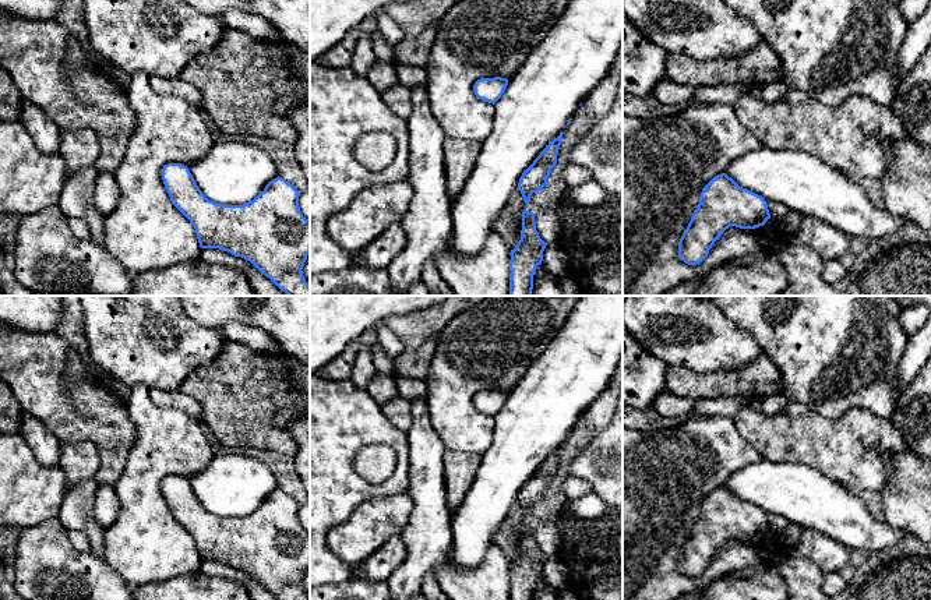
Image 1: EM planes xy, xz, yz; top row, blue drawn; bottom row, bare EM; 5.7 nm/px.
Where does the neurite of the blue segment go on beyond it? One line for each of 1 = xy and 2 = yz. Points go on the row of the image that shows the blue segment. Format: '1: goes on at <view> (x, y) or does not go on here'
1: does not go on here
2: does not go on here

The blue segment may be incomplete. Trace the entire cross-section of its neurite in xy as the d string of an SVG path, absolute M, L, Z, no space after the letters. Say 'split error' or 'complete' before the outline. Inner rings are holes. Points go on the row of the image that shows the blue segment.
complete; M165 165L162 180L172 204L194 226L201 248L219 248L250 261L288 296L310 296L310 285L301 272L310 254L310 220L300 212L300 193L293 184L276 177L253 201L223 205L202 194L184 165Z

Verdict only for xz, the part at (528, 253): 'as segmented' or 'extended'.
as segmented

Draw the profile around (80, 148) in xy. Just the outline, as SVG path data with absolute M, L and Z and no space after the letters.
M91 128L60 130L60 155L66 163L66 174L73 176L95 163L99 156L99 140Z

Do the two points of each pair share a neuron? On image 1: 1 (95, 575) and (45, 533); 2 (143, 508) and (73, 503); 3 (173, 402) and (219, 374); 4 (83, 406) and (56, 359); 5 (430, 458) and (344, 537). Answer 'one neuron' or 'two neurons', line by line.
1: one neuron
2: two neurons
3: two neurons
4: one neuron
5: two neurons

